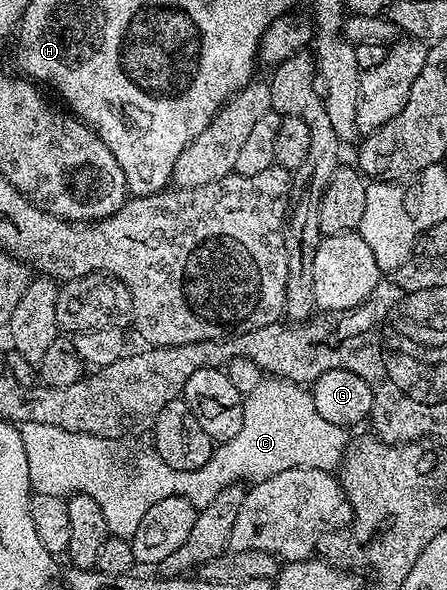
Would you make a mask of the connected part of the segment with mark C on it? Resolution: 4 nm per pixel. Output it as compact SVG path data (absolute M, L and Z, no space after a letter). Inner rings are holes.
M264 377L253 390L244 395L244 408L242 409L242 429L238 429L238 437L229 443L221 443L213 450L210 461L202 465L202 469L170 469L166 461L156 454L155 450L140 451L132 459L132 471L124 464L120 456L119 439L103 439L93 435L83 435L77 431L63 431L54 425L34 425L33 423L19 424L22 445L26 445L26 461L30 465L30 481L32 491L38 495L58 495L71 497L85 495L94 497L106 517L109 532L117 539L128 539L138 529L138 521L146 517L146 509L150 505L158 505L166 497L186 497L186 501L193 503L198 509L210 505L218 493L227 487L237 485L251 485L261 483L274 473L282 473L286 469L309 467L329 473L335 472L338 453L345 451L332 451L332 459L324 459L324 451L316 451L316 443L308 443L308 419L320 419L318 409L314 409L311 390L305 389L299 383L292 383L289 379L279 377Z

